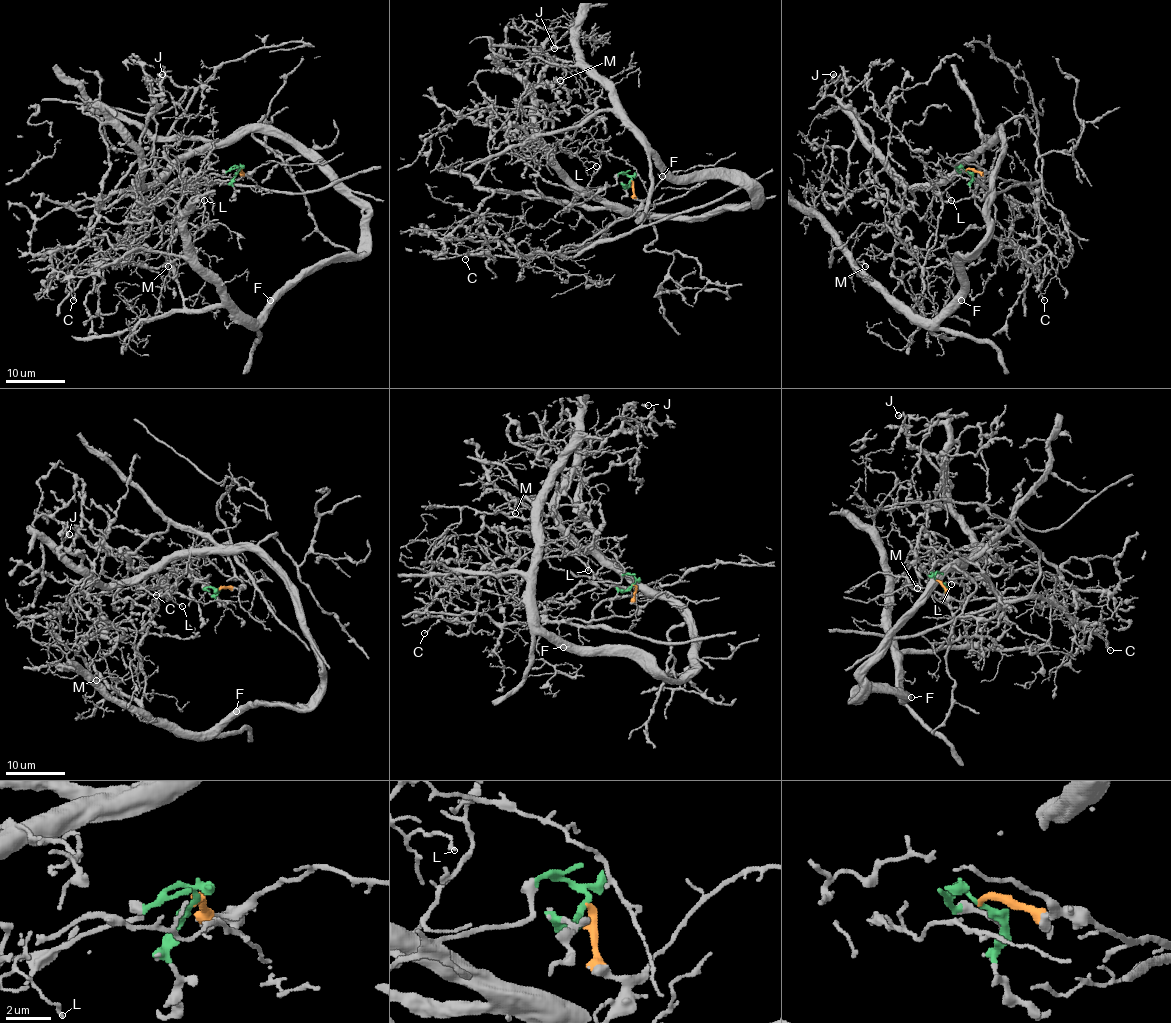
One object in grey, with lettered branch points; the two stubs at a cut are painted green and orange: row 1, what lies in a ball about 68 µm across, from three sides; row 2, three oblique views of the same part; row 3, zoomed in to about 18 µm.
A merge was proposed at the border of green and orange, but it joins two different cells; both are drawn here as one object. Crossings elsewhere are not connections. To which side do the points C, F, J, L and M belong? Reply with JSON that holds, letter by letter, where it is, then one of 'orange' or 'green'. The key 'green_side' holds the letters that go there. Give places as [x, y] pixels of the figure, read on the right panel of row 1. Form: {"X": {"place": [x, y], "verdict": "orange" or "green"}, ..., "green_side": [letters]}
{"C": {"place": [1044, 300], "verdict": "orange"}, "F": {"place": [961, 300], "verdict": "green"}, "J": {"place": [833, 74], "verdict": "green"}, "L": {"place": [951, 200], "verdict": "green"}, "M": {"place": [865, 266], "verdict": "green"}, "green_side": ["F", "J", "L", "M"]}

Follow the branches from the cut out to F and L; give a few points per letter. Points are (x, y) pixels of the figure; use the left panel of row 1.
F: (239, 171), (190, 184), (184, 162), (264, 131), (291, 140), (362, 209), (354, 256), (322, 264), (270, 301)
L: (239, 171), (232, 166), (190, 184), (184, 162), (195, 151), (211, 163), (184, 190), (193, 188), (204, 200)

